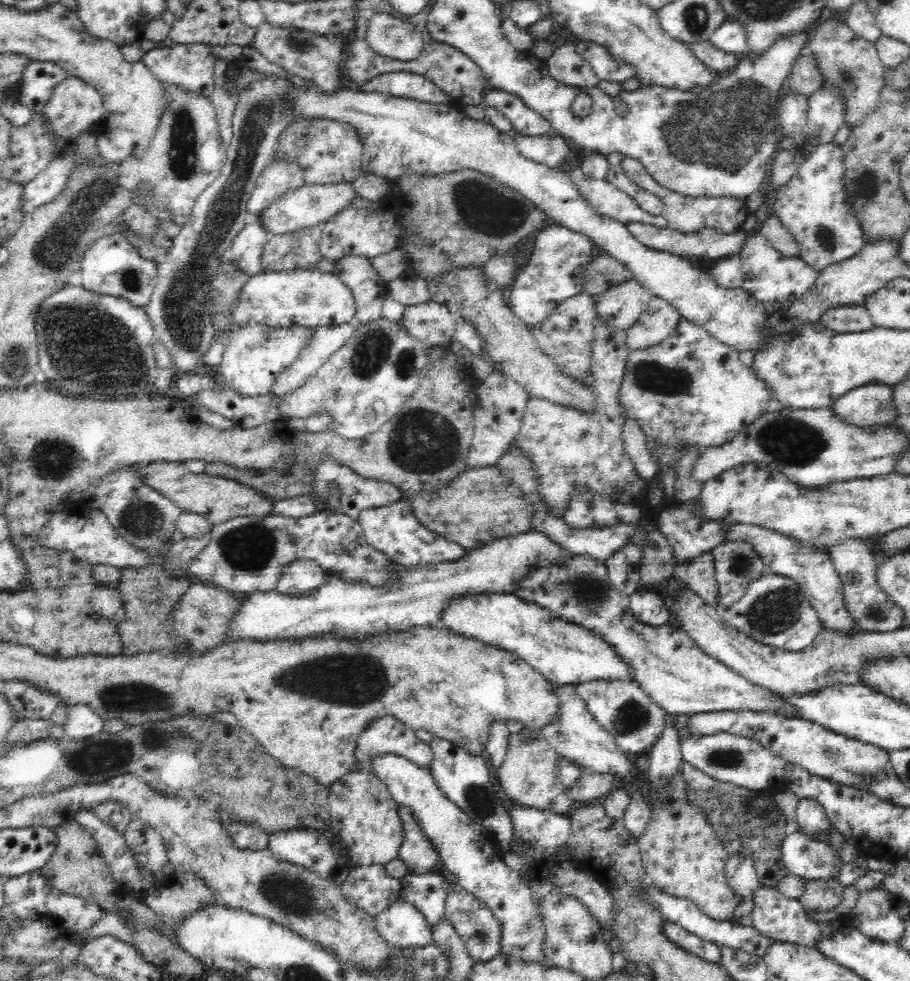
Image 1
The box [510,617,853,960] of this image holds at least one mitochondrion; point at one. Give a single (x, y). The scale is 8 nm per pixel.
(631, 716)

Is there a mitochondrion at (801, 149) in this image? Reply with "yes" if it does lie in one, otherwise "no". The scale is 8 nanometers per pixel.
no

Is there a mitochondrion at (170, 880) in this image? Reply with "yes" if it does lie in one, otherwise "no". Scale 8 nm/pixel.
no

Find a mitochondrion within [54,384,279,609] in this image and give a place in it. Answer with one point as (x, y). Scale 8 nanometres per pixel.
(142, 518)

